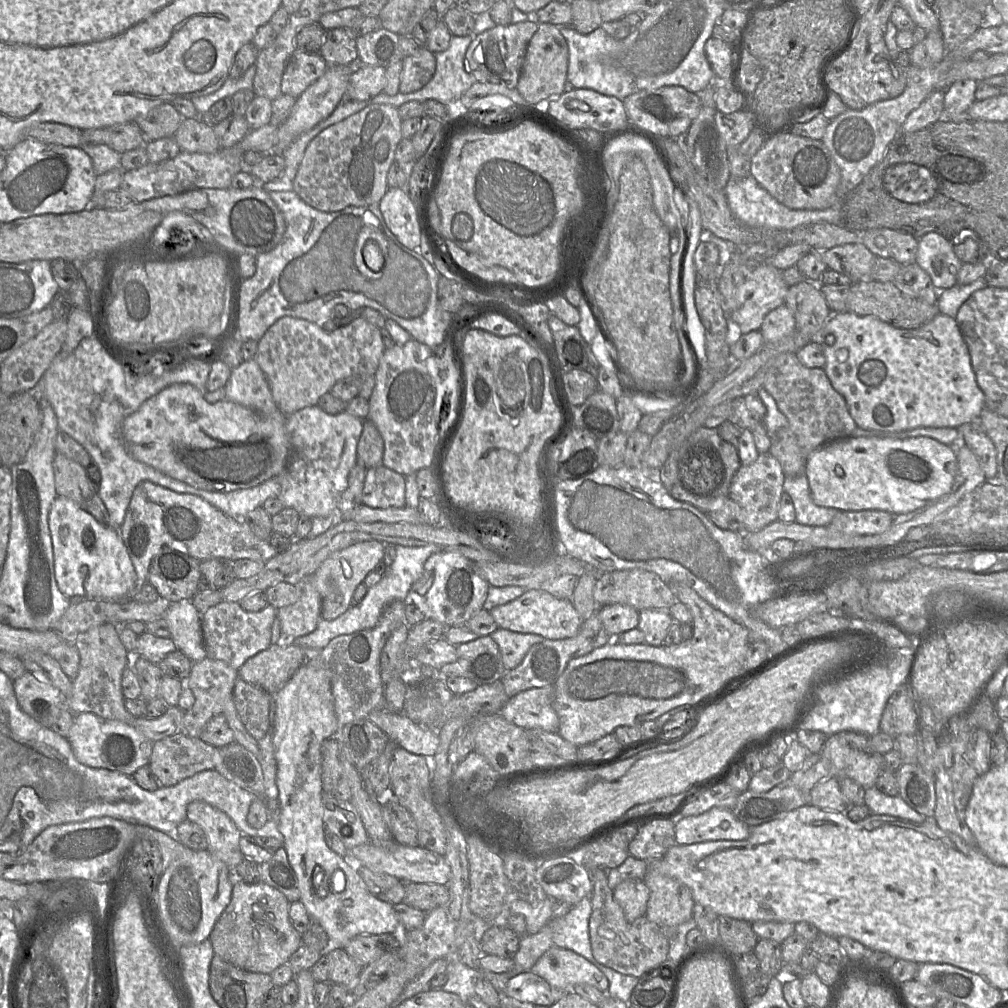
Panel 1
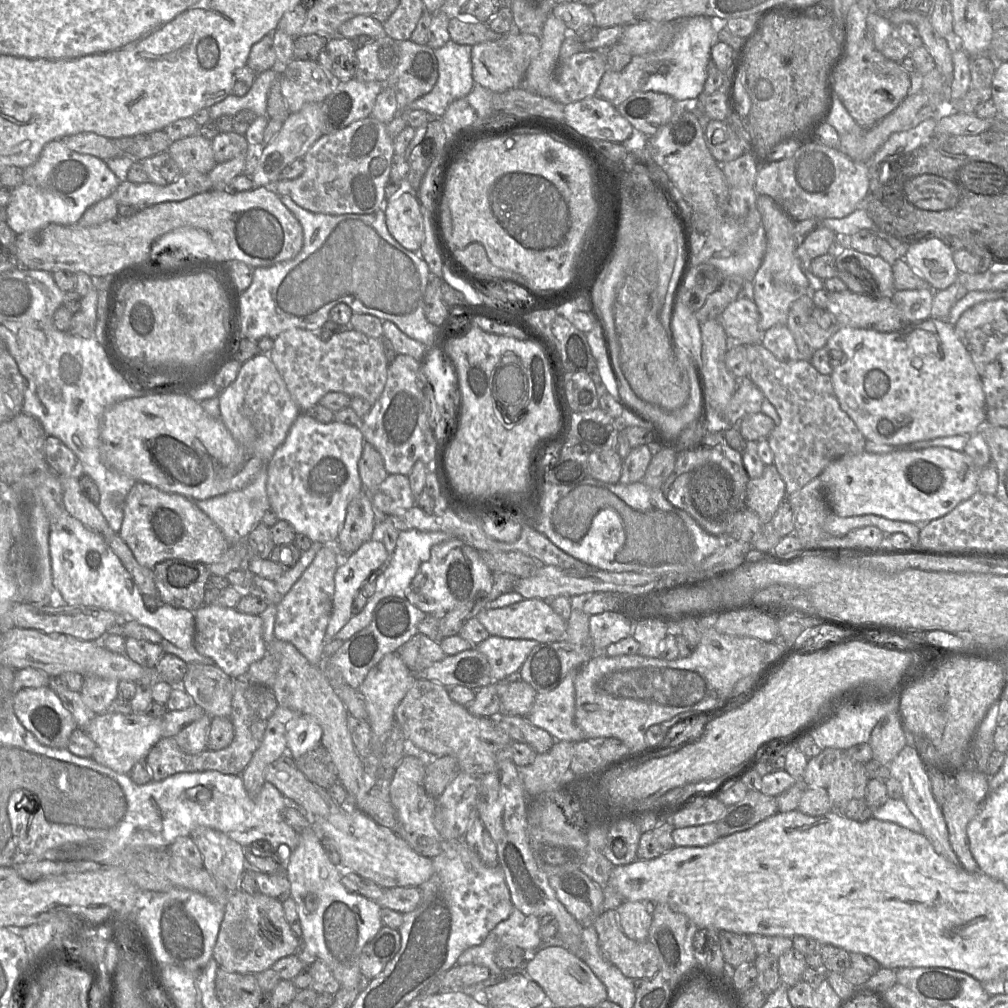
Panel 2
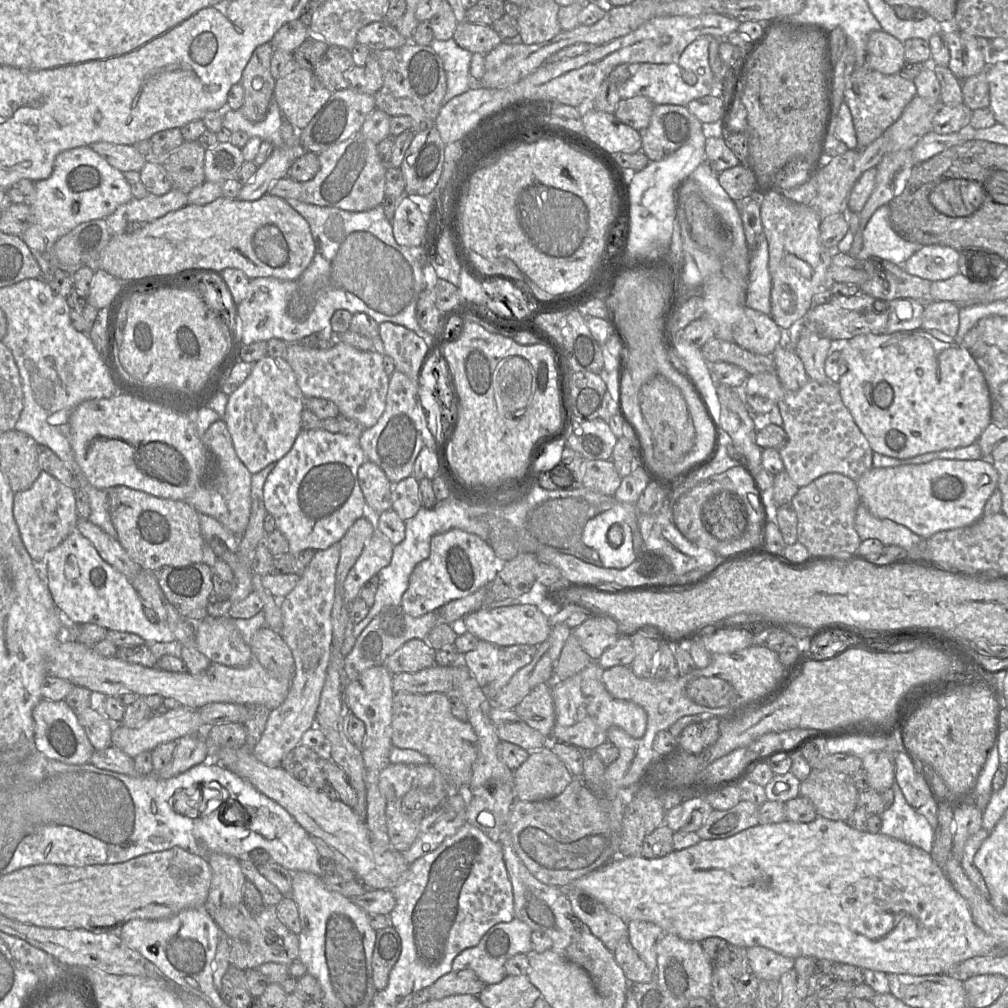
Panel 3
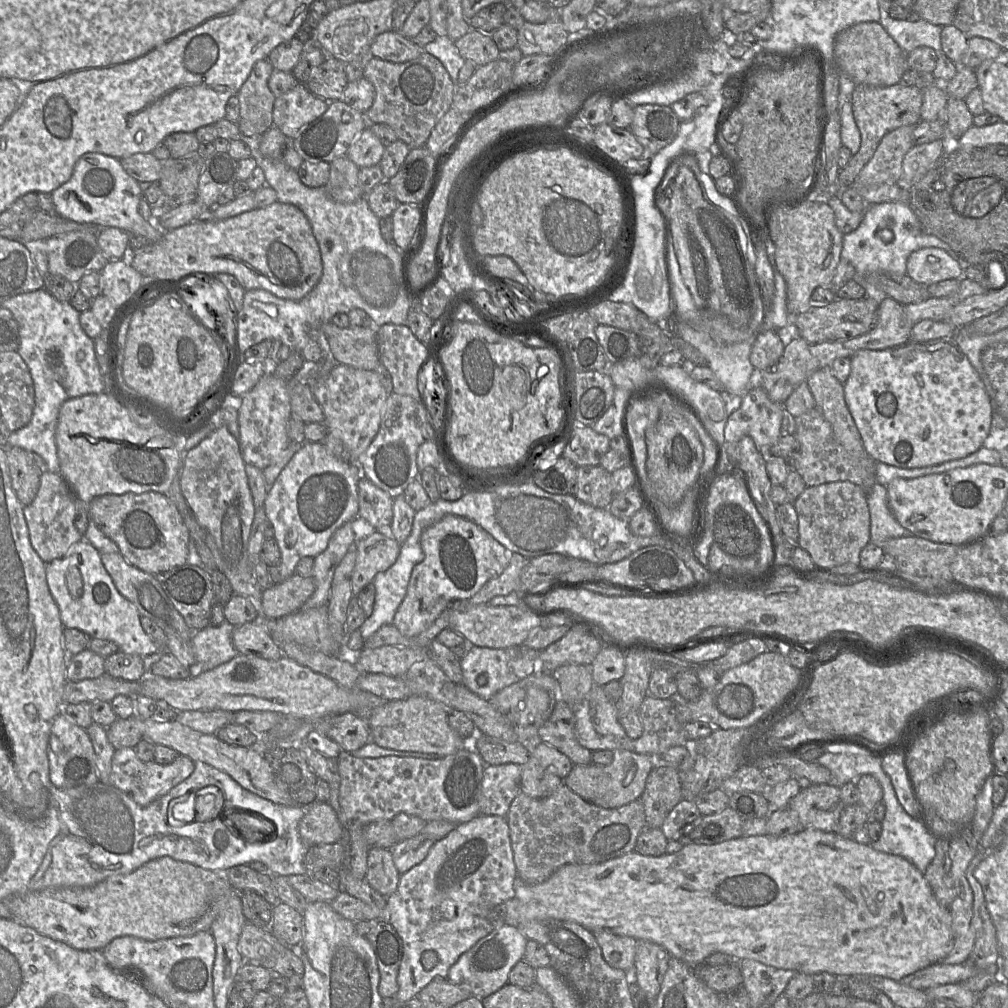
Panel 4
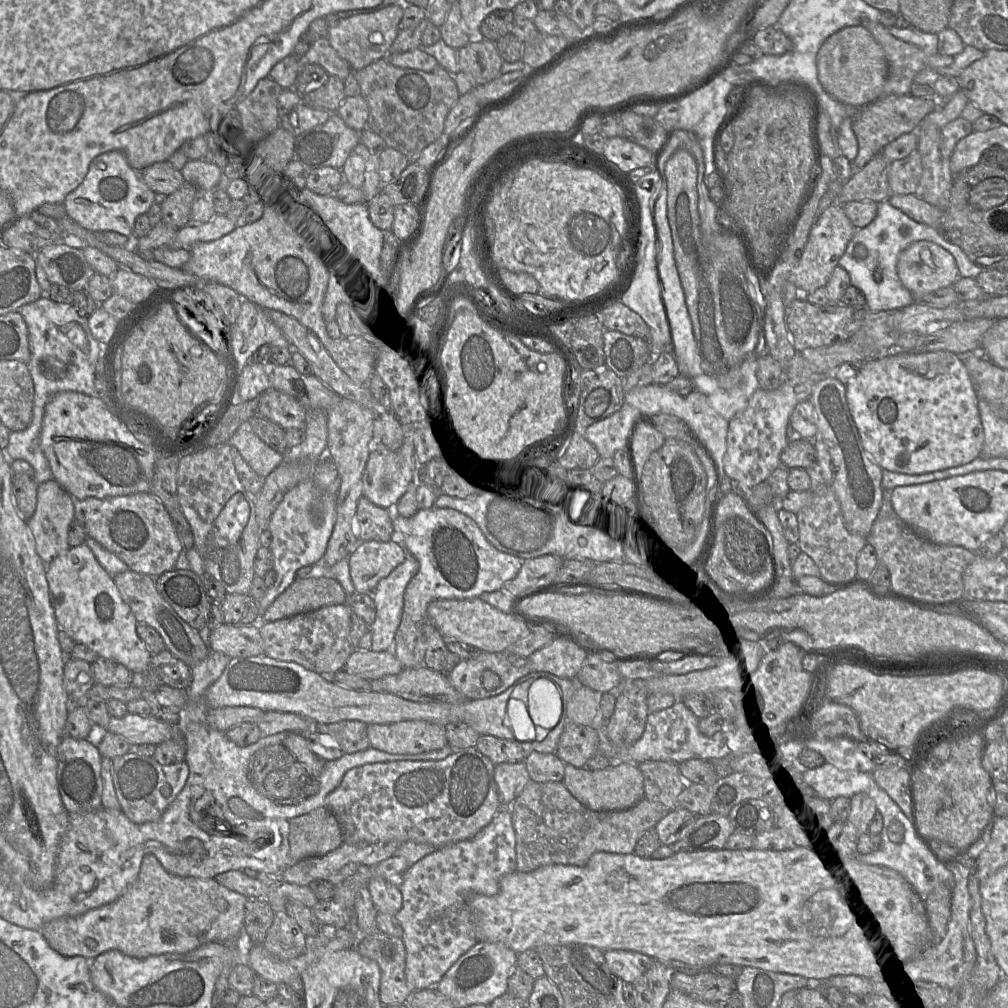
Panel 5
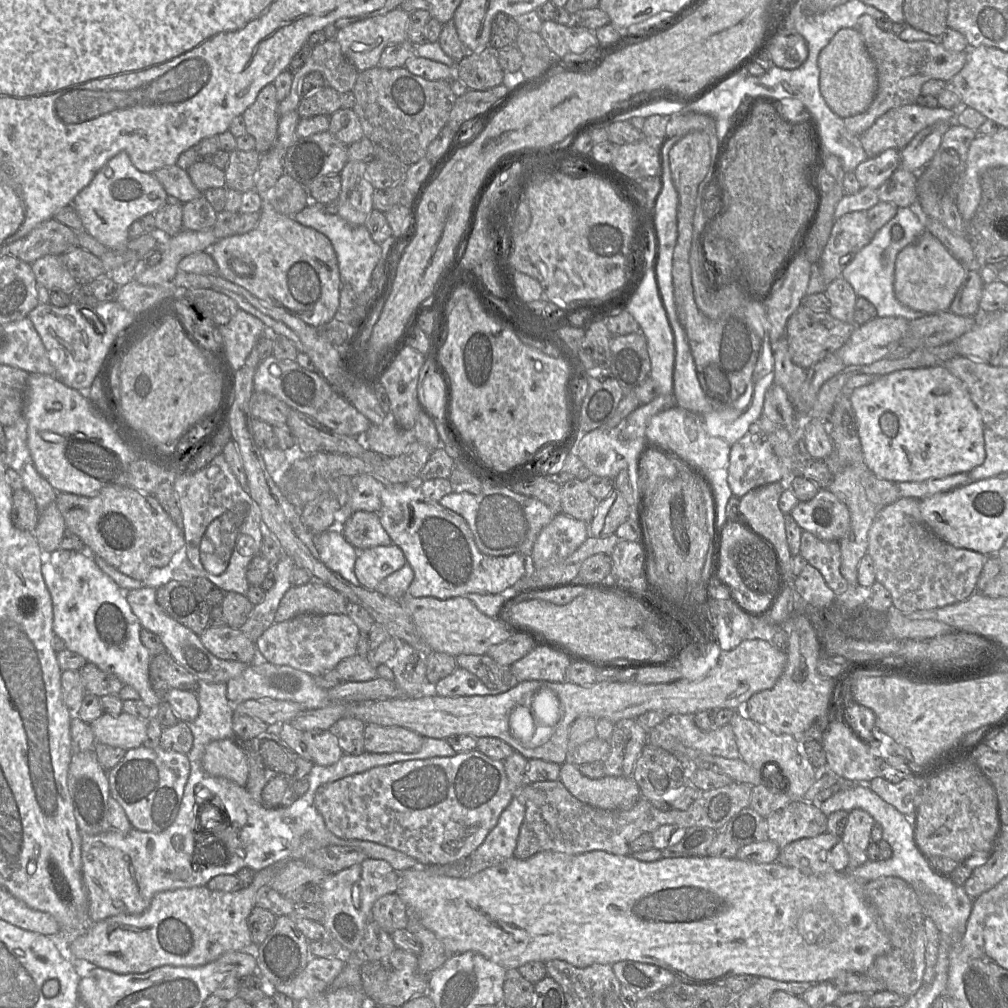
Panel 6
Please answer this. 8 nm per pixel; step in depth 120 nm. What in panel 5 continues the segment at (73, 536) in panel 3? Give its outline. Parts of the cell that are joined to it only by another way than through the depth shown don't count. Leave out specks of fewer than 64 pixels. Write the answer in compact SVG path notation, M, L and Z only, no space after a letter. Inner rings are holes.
M85 543L70 547L67 552L57 556L45 566L51 604L59 629L64 630L75 643L87 645L99 657L118 662L132 673L147 673L152 654L137 634L137 619L131 608L123 601L113 576L102 567L92 550Z

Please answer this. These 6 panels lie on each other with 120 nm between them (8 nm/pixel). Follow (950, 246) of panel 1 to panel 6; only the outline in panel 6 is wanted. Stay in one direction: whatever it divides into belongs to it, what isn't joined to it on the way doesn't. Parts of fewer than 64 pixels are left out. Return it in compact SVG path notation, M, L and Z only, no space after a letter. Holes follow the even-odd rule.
M931 233L903 248L896 257L894 293L907 307L924 313L948 311L962 285L966 267Z

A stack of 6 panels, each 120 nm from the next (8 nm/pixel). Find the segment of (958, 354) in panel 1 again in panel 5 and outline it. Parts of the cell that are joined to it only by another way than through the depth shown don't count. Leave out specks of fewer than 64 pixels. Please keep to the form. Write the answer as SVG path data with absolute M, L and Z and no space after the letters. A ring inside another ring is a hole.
M953 352L891 354L867 361L846 385L846 399L864 449L883 470L924 474L968 464L981 454L985 432L978 397L963 361Z

